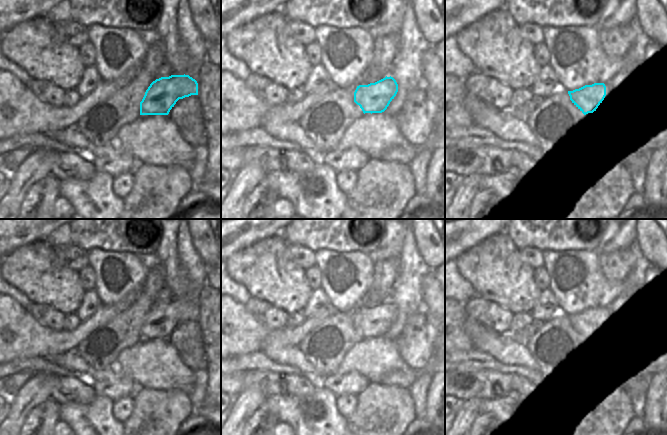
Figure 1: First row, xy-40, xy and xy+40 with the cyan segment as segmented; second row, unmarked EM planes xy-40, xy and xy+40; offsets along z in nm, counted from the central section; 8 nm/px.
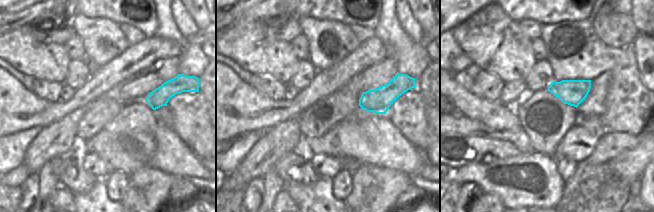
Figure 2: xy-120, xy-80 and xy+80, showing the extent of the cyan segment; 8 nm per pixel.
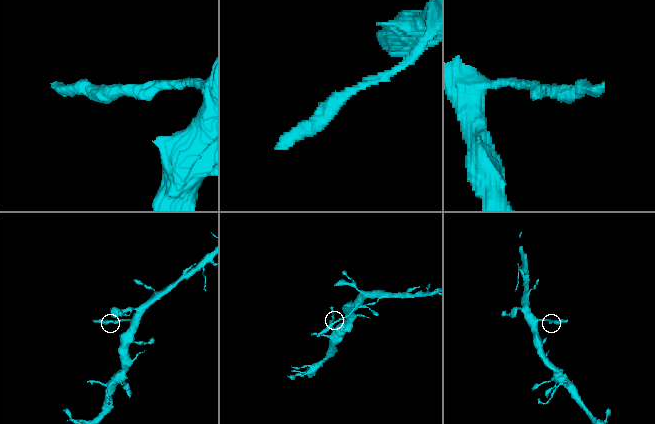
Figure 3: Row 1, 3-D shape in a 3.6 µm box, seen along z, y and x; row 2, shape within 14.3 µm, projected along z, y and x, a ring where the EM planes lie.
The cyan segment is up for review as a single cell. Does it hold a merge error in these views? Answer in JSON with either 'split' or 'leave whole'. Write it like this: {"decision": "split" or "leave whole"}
{"decision": "split"}

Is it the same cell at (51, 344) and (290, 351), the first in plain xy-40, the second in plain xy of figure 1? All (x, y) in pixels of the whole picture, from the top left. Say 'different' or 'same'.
different

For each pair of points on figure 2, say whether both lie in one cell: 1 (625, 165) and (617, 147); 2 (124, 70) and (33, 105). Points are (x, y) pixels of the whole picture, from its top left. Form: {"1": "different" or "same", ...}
{"1": "different", "2": "same"}

